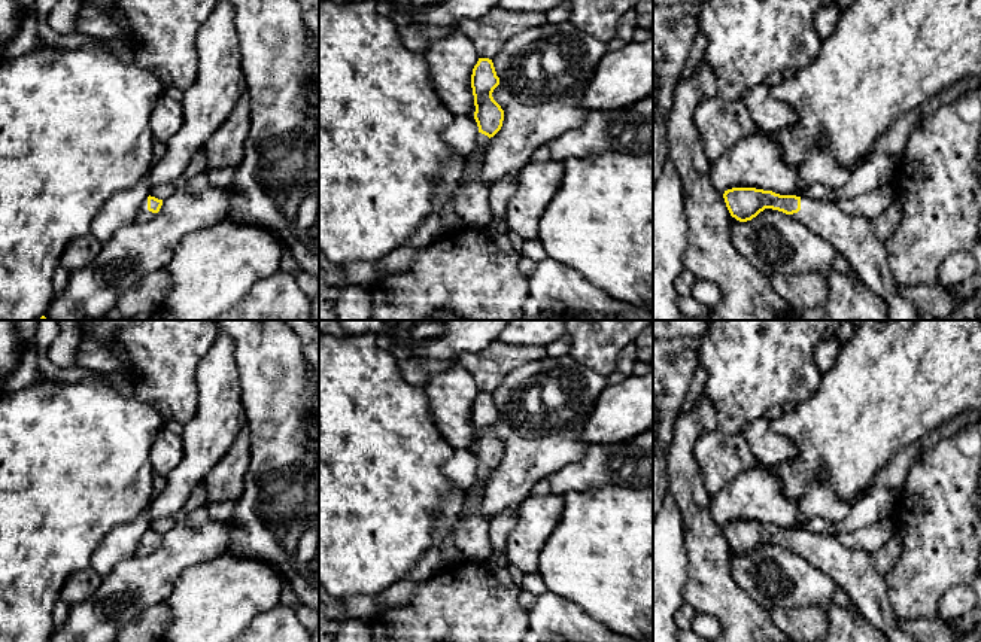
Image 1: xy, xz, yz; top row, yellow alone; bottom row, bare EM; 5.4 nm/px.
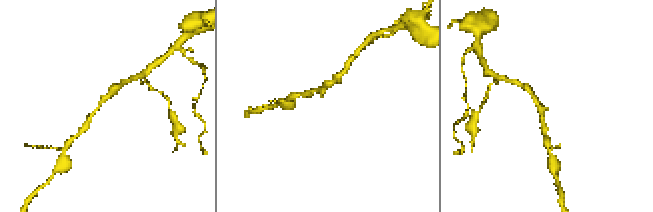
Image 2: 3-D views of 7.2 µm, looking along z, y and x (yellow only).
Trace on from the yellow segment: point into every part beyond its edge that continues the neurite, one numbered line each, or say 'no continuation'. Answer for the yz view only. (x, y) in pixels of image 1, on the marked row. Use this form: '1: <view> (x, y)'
1: yz (853, 237)

